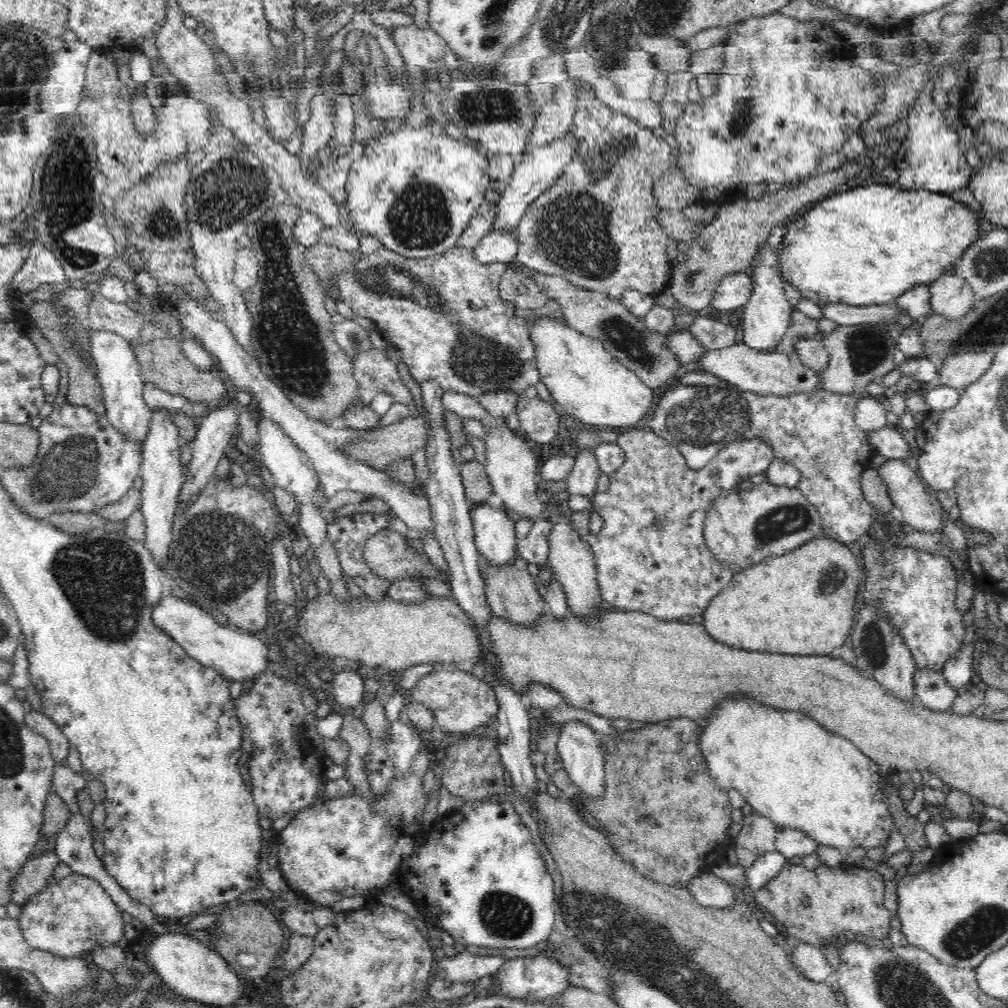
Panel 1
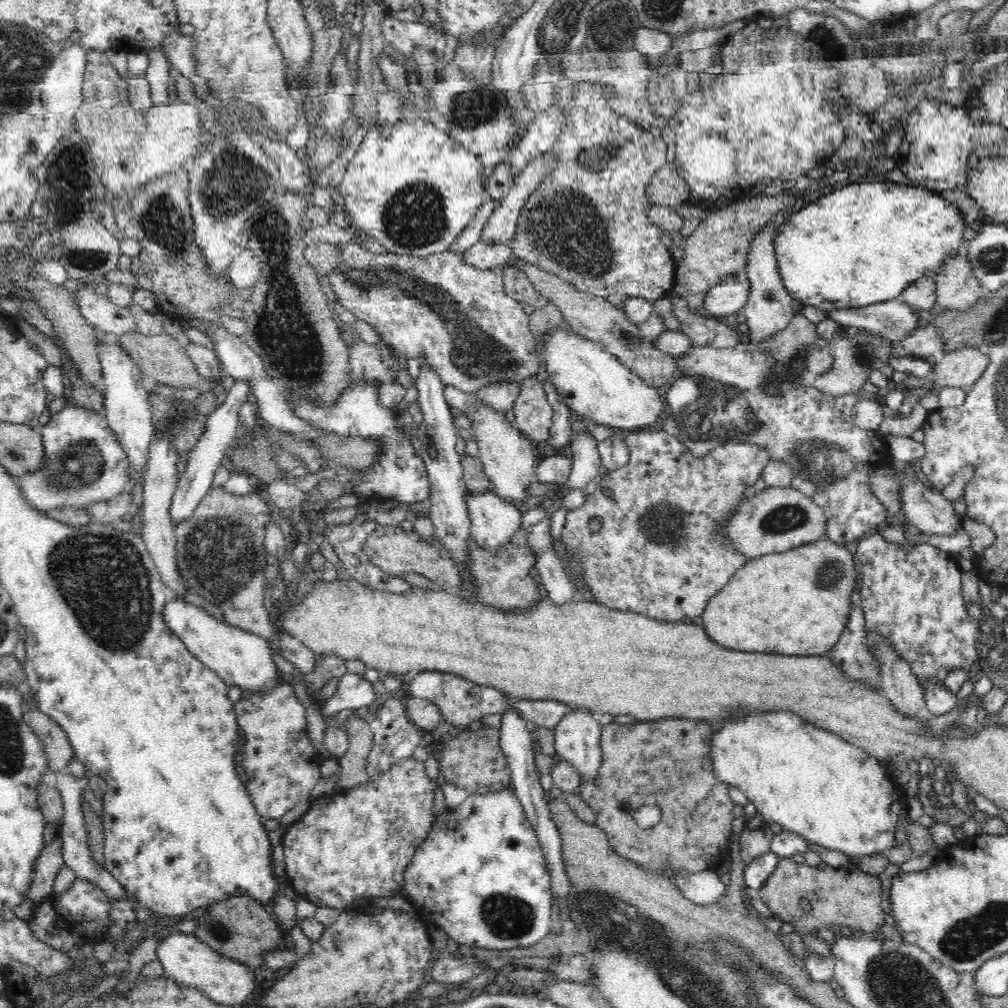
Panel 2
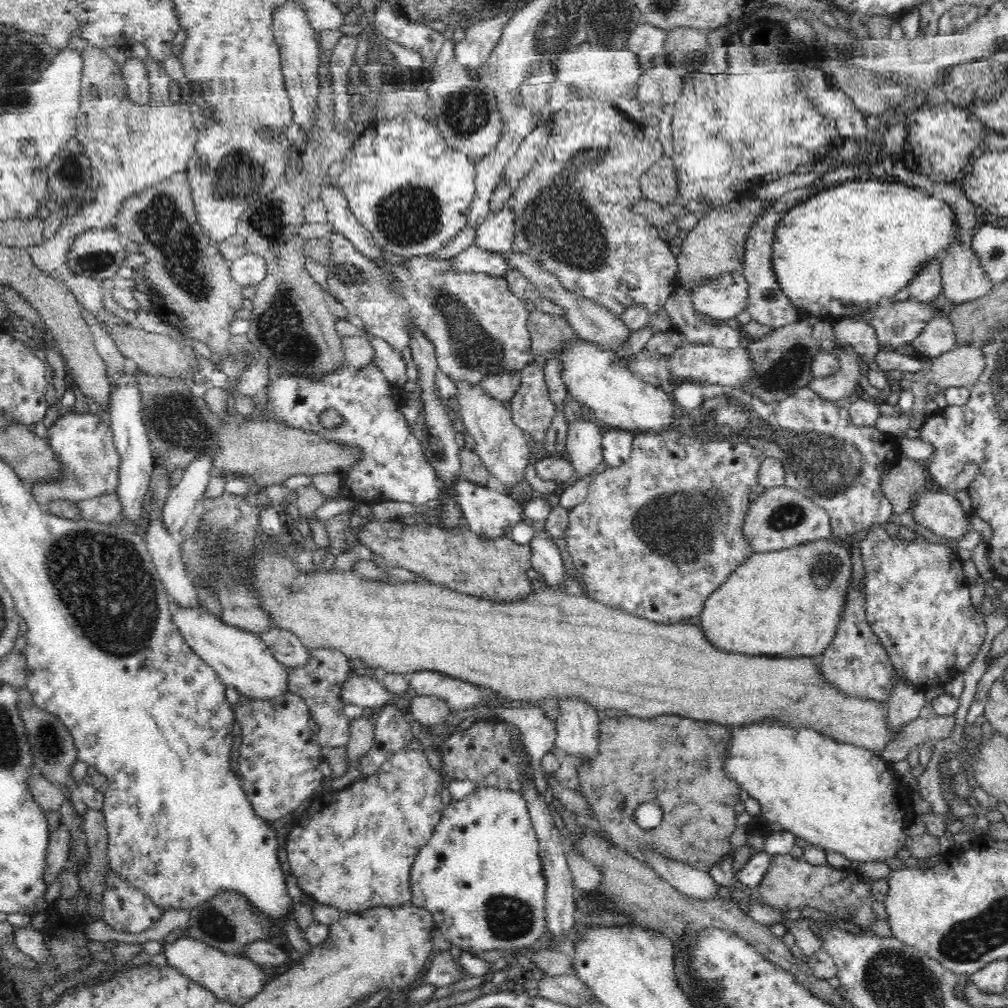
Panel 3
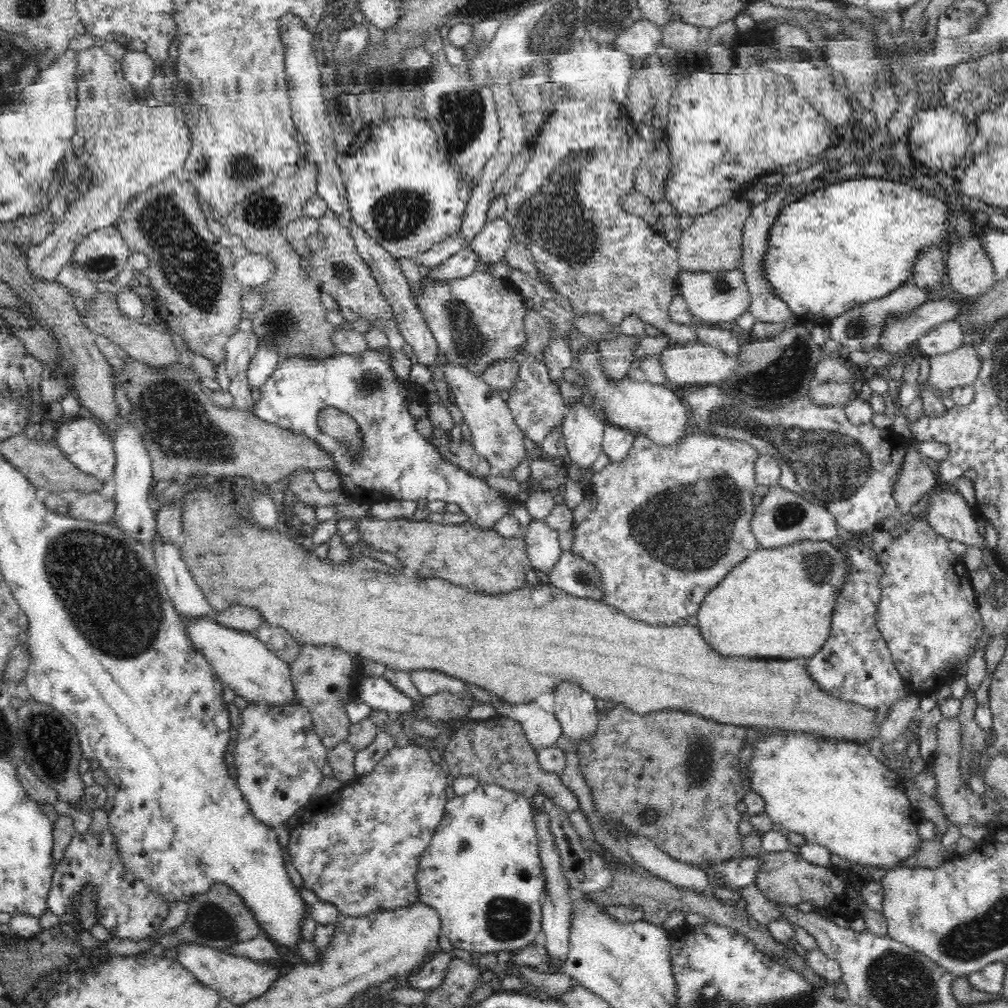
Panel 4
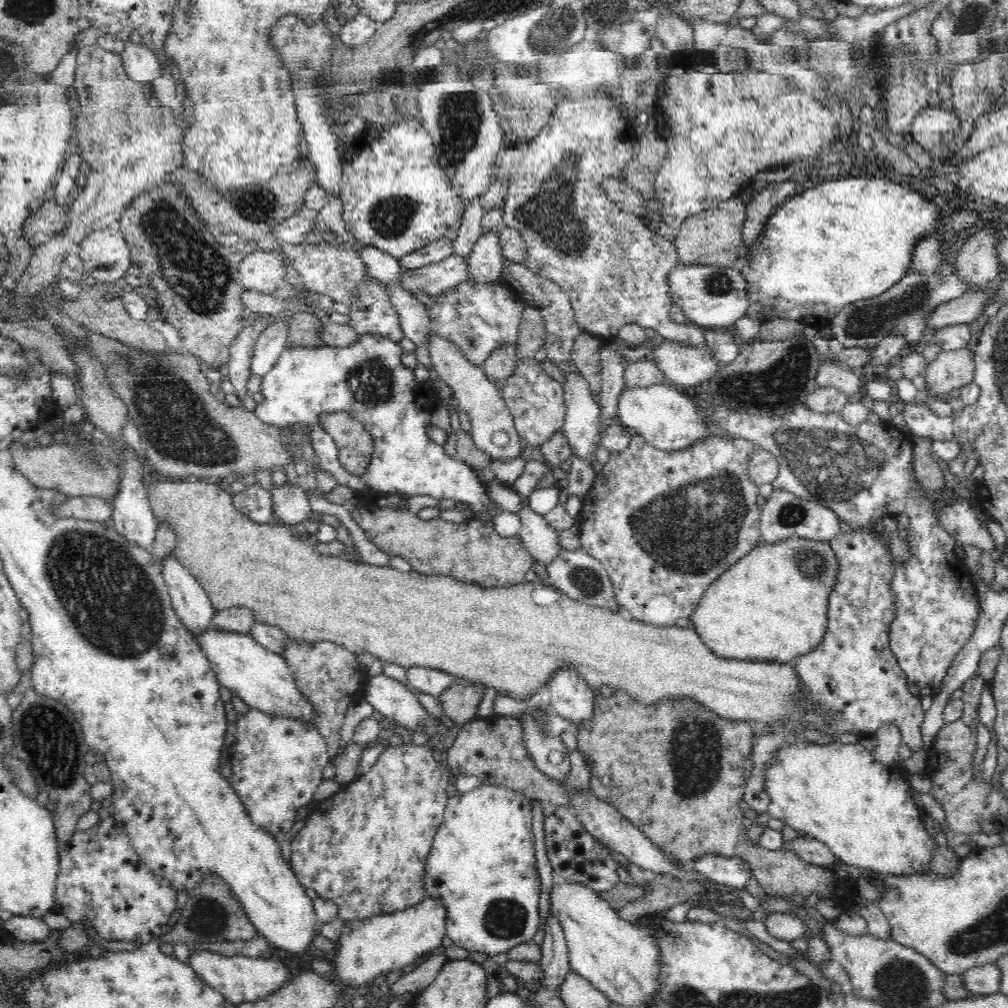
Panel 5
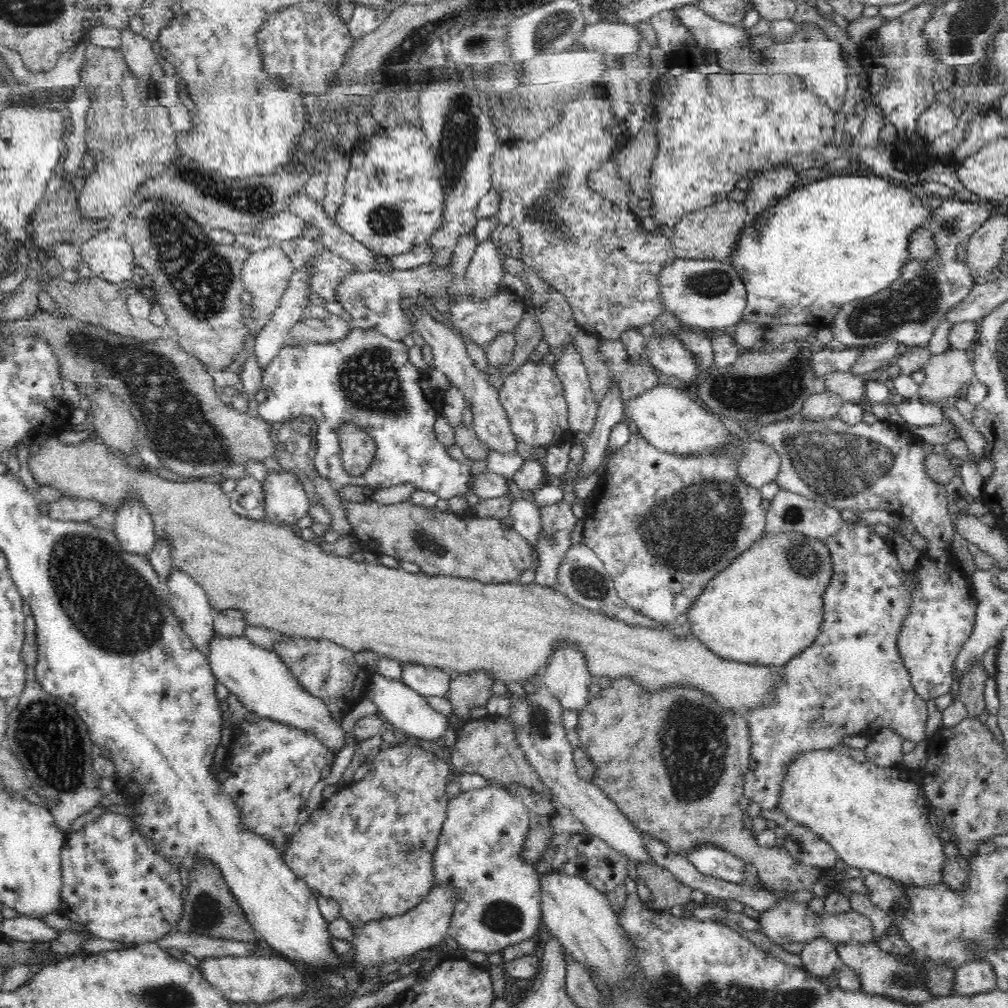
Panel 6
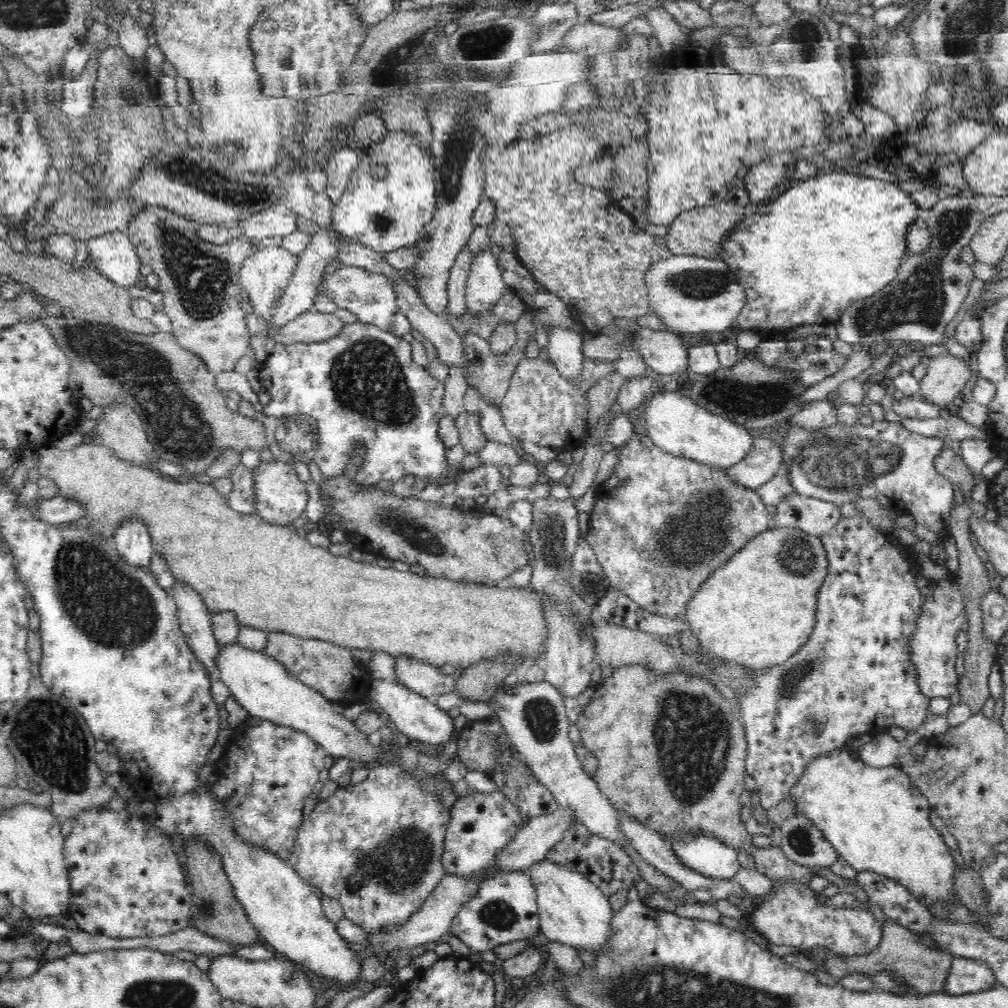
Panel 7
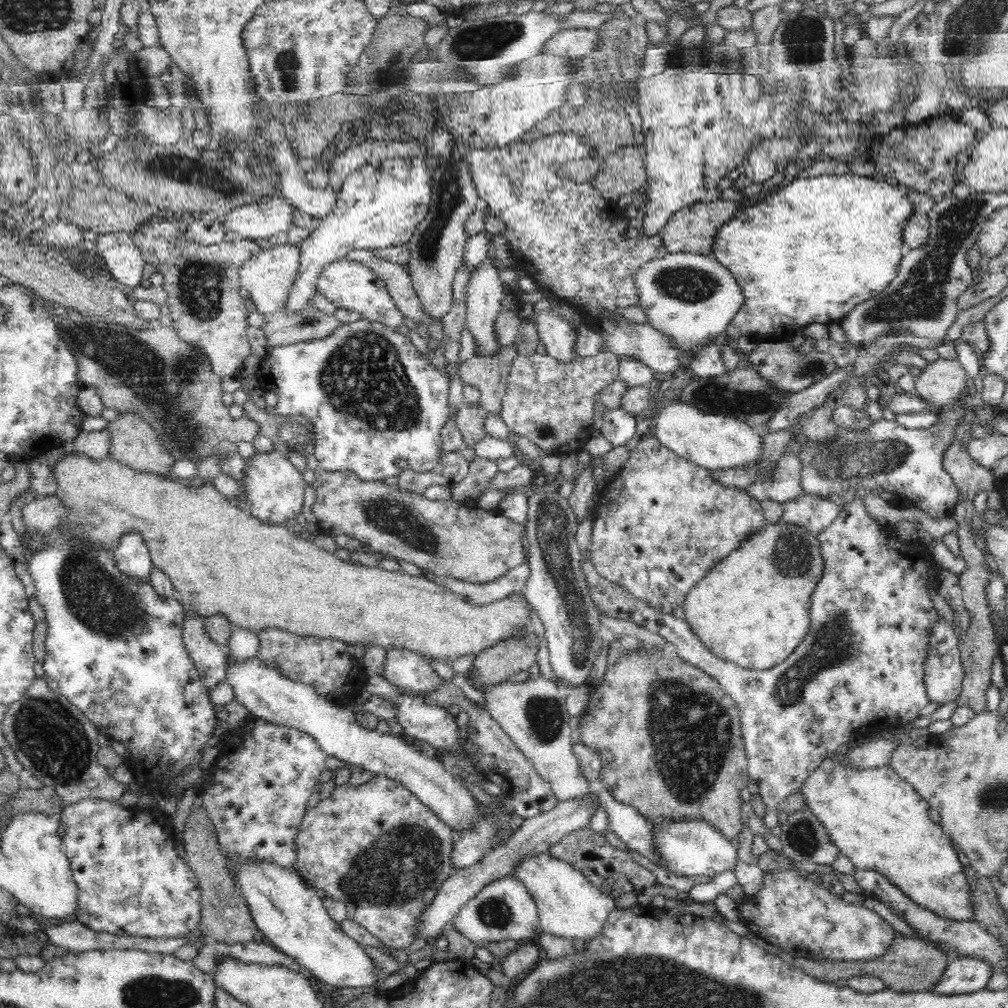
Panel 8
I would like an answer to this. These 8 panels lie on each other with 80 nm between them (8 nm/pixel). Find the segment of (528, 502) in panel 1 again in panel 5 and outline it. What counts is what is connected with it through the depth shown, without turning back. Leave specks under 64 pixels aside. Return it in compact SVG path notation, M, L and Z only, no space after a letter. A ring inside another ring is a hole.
M432 330L432 340L430 340L430 359L444 384L450 386L454 391L453 396L458 400L459 410L464 410L468 415L471 424L469 430L476 448L490 455L491 460L500 462L510 462L514 458L522 456L524 442L515 429L514 419L510 409L505 404L501 395L501 387L489 381L483 369L472 365L468 359L464 358L460 350L449 340L443 340L436 331ZM504 432L508 436L508 442L504 446L498 446L492 438L494 434Z

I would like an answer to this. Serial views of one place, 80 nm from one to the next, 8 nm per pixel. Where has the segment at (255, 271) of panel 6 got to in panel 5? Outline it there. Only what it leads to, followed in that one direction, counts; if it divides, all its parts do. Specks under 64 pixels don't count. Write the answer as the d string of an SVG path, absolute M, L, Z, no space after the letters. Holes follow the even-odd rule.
M270 252L248 253L239 265L239 278L245 289L260 293L275 293L284 286L285 275L282 257ZM260 314L256 315L256 321L249 327L243 327L239 332L239 337L234 338L229 347L230 361L227 362L227 377L234 387L234 395L239 400L238 406L242 406L242 402L246 400L248 394L246 386L248 386L251 375L251 361L256 342L258 342L260 333L268 326L266 317L260 317Z

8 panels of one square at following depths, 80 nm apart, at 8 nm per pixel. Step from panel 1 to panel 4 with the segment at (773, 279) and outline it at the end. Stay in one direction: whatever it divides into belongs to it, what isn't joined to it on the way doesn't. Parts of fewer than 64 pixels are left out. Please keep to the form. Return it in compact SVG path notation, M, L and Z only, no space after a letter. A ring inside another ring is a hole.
M780 188L777 193L774 193L766 201L759 201L754 205L752 216L750 216L750 220L744 226L740 270L746 278L751 296L748 311L753 314L754 320L760 322L794 324L800 321L800 318L789 309L786 302L777 296L772 285L768 283L768 279L766 279L766 265L764 265L764 257L766 251L768 251L768 246L770 246L770 232L772 226L774 226L774 222L778 220L781 210L786 204L786 194L788 194L788 190Z

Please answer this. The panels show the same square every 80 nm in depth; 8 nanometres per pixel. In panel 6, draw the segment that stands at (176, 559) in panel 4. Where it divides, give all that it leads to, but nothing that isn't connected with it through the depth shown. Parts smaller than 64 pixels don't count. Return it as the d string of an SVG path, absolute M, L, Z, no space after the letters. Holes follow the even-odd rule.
M174 566L170 568L167 585L173 611L183 629L197 648L201 652L206 652L215 634L213 627L215 610L206 592L192 580L191 576Z

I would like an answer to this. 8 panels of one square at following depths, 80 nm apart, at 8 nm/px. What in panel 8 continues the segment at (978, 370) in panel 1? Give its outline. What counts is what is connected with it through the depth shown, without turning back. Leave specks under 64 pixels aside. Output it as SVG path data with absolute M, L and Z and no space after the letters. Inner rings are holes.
M939 357L918 374L914 394L941 411L959 398L967 378L958 359Z

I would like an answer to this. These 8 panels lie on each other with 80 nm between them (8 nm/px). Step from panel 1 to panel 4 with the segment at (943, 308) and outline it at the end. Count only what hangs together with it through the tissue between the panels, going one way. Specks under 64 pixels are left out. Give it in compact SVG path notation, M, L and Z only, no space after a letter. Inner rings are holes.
M973 235L952 242L945 269L945 284L951 290L951 298L972 299L997 282L990 257Z

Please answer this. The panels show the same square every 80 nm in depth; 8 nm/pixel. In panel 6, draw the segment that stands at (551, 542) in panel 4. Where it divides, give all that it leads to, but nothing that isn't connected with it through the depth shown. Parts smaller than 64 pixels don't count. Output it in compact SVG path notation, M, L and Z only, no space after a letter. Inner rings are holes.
M522 499L510 504L508 511L515 519L515 530L530 543L532 549L538 546L539 535L543 532L540 509L530 499Z

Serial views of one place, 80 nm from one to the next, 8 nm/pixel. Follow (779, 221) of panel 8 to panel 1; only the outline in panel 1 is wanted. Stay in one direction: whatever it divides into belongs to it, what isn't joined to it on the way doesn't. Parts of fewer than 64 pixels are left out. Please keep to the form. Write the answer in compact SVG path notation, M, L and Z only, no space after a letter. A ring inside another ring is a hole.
M888 183L888 186L884 186L884 184L874 184L874 186L862 186L862 188L854 188L854 190L850 190L850 192L842 192L842 194L838 194L838 196L832 196L832 198L824 200L824 202L820 202L817 205L803 211L794 219L789 221L788 232L786 232L786 236L784 236L784 242L782 242L782 251L780 253L780 265L782 265L782 275L786 277L786 281L788 283L794 285L800 292L803 298L807 298L808 300L812 300L816 304L826 304L826 302L840 302L844 304L849 304L850 306L878 306L886 303L892 303L896 298L898 298L901 294L904 294L907 290L911 288L928 285L930 286L932 283L936 282L938 278L942 278L944 274L952 274L953 271L958 268L956 265L956 261L962 258L963 254L973 246L984 234L980 231L979 222L977 219L977 215L974 211L970 210L966 204L962 202L957 202L952 199L952 196L948 193L931 193L927 190L906 190L902 186L896 186L894 183Z

